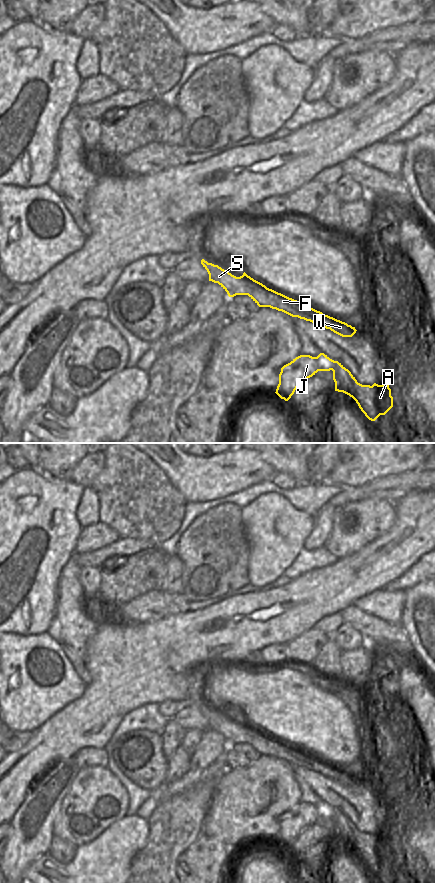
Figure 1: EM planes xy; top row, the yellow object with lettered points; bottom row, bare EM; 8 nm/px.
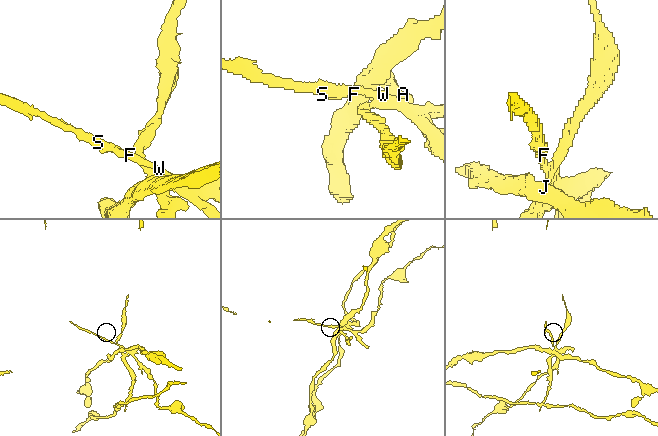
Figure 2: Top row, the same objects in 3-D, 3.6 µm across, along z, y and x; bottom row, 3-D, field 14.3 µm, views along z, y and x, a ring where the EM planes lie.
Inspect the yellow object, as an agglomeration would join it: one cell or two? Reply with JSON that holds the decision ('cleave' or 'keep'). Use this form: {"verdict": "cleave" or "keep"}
{"verdict": "cleave"}

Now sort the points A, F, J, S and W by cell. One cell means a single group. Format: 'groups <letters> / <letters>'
groups A F S W / J

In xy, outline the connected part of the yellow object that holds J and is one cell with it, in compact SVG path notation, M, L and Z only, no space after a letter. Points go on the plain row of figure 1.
M300 803L281 816L276 842L288 849L295 838L319 819L317 805Z

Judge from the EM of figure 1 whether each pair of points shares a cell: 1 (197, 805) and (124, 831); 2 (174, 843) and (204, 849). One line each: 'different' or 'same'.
1: different
2: different

